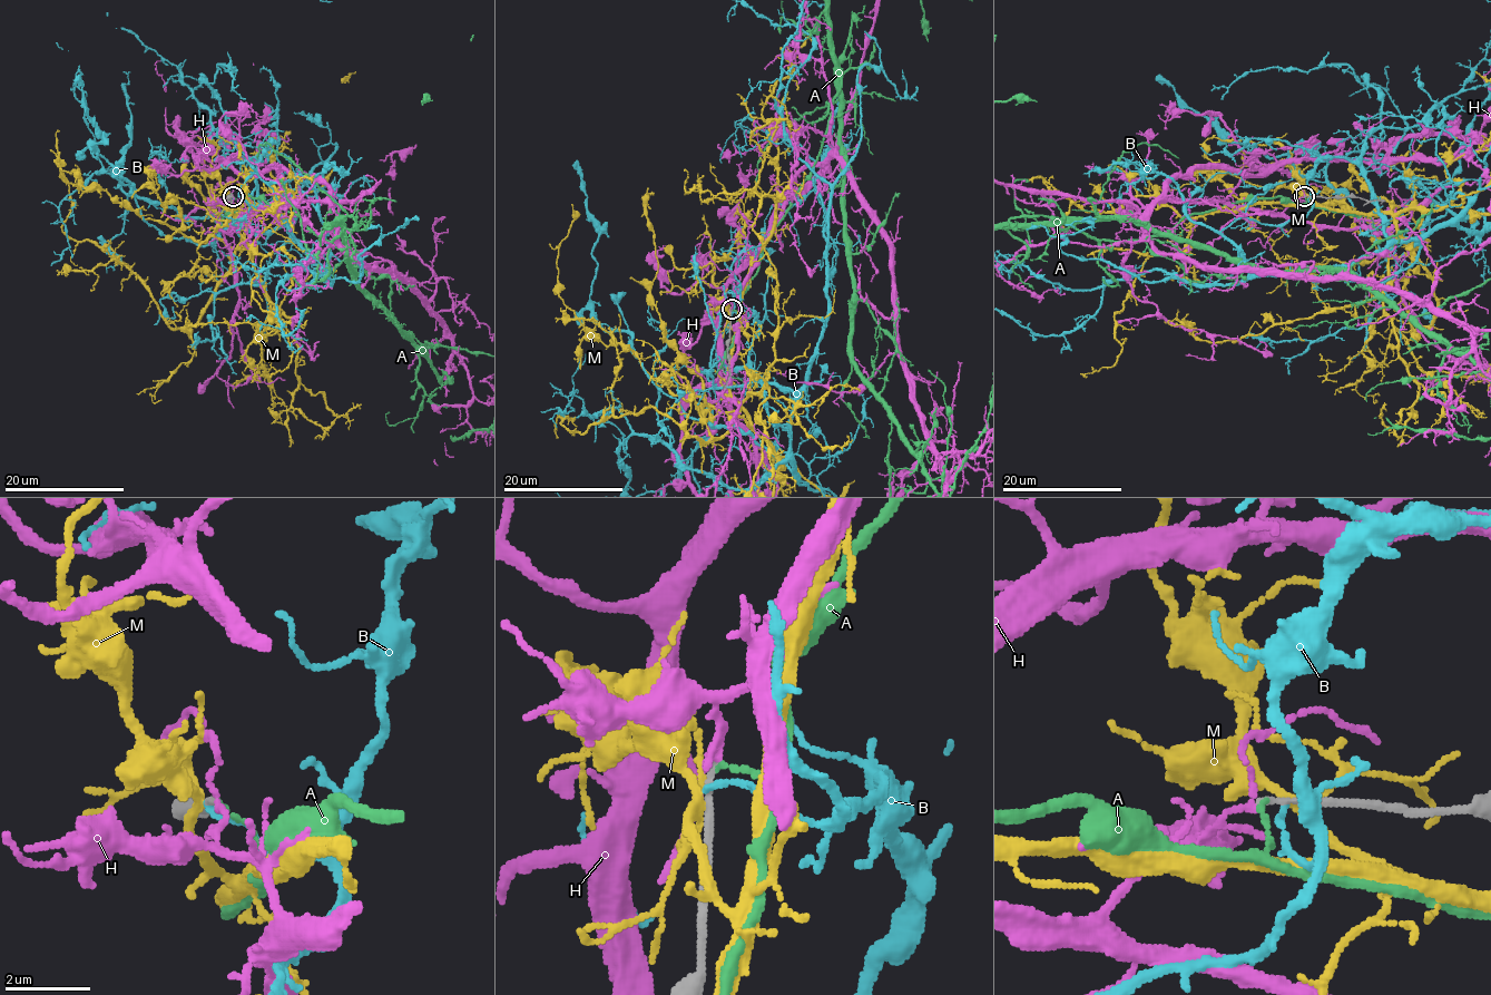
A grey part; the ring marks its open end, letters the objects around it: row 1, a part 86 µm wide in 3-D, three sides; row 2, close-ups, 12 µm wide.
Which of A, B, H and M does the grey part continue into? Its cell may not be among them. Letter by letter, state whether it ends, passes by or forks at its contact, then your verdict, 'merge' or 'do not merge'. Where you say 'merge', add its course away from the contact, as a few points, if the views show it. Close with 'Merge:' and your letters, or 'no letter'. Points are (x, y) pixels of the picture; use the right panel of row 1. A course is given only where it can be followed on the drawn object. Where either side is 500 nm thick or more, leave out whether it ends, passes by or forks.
A: it ends; do not merge
B: it ends; do not merge
H: it forks; do not merge
M: it forks; do not merge
Merge: no letter

